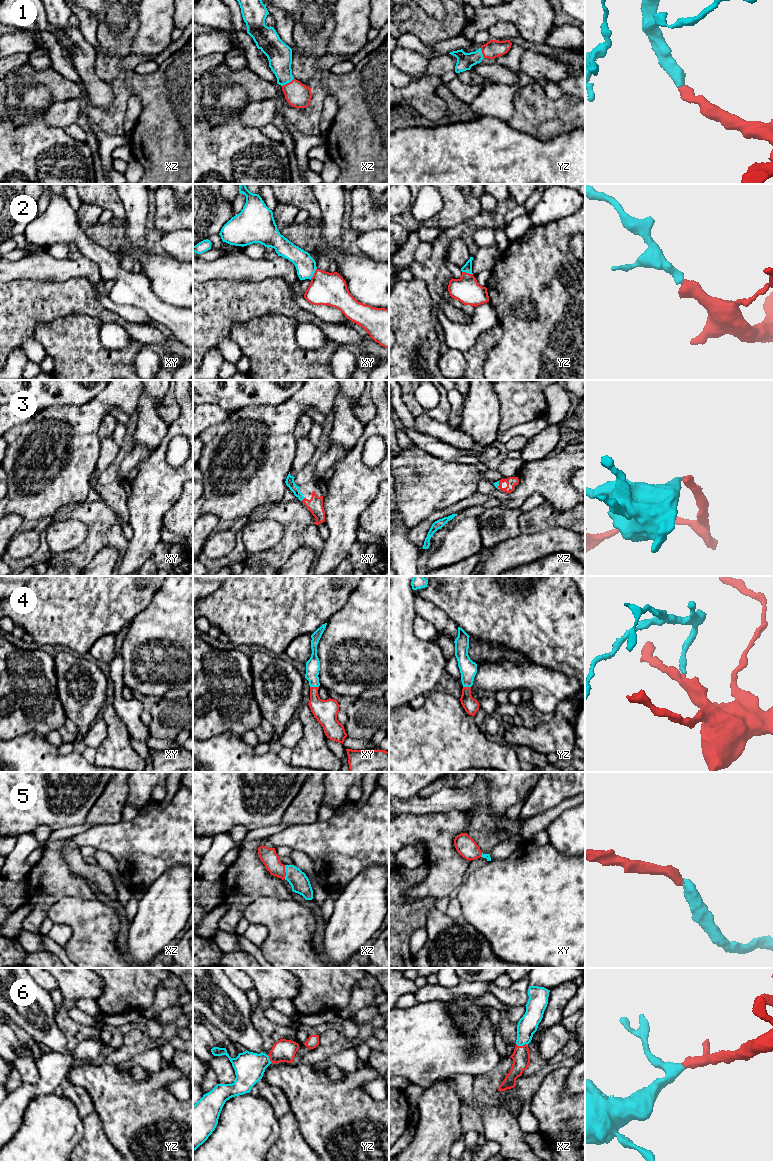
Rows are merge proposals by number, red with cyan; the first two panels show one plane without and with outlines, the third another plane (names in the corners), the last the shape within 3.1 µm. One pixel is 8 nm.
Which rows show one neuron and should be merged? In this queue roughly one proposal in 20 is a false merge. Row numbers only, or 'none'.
1, 2, 3, 4, 5, 6

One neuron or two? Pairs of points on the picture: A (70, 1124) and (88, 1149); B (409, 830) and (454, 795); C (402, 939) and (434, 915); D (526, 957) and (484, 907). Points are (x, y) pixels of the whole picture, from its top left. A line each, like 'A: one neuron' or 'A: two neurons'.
A: two neurons
B: two neurons
C: two neurons
D: one neuron

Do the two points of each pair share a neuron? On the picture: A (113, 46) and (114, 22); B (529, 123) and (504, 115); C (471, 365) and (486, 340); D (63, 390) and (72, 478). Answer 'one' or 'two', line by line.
A: two
B: two
C: one
D: two

